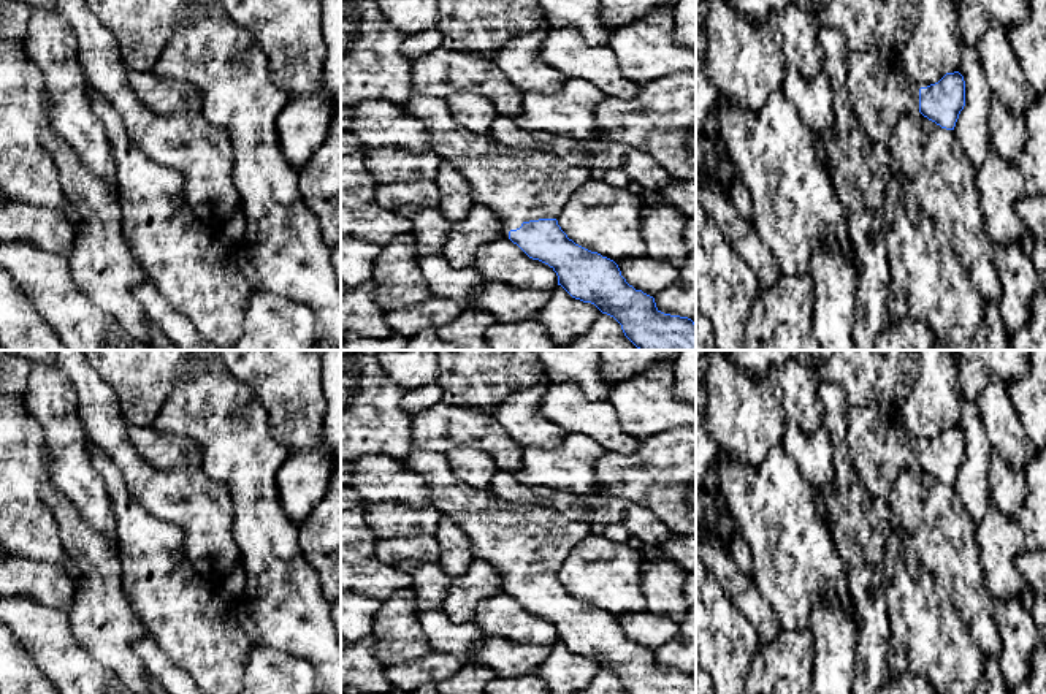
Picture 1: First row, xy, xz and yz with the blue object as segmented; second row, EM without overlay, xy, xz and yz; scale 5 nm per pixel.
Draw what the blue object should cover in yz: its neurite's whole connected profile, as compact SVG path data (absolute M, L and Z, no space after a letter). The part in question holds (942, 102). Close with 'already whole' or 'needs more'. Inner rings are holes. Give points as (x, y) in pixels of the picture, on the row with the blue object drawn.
M876 48L849 54L848 92L854 114L873 143L886 143L905 114L921 112L941 128L954 130L965 106L965 81L959 71L919 87L905 74L899 54Z; needs more

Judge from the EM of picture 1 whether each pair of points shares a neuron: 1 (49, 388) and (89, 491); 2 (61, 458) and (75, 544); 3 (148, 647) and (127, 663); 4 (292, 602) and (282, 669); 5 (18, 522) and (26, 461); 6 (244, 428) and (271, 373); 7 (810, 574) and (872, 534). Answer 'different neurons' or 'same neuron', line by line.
1: same neuron
2: different neurons
3: different neurons
4: different neurons
5: same neuron
6: different neurons
7: different neurons

